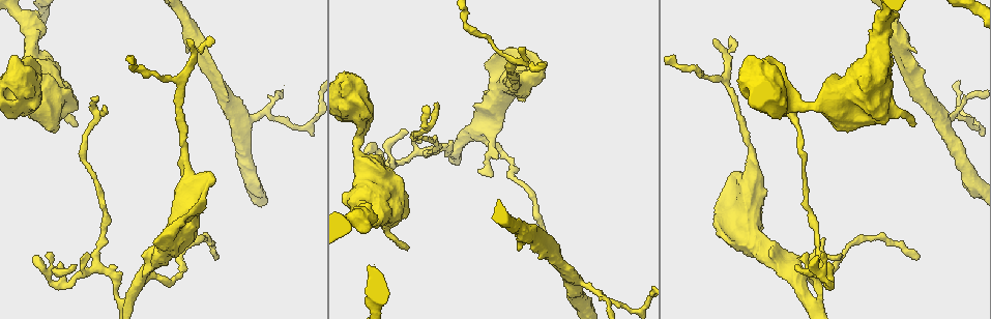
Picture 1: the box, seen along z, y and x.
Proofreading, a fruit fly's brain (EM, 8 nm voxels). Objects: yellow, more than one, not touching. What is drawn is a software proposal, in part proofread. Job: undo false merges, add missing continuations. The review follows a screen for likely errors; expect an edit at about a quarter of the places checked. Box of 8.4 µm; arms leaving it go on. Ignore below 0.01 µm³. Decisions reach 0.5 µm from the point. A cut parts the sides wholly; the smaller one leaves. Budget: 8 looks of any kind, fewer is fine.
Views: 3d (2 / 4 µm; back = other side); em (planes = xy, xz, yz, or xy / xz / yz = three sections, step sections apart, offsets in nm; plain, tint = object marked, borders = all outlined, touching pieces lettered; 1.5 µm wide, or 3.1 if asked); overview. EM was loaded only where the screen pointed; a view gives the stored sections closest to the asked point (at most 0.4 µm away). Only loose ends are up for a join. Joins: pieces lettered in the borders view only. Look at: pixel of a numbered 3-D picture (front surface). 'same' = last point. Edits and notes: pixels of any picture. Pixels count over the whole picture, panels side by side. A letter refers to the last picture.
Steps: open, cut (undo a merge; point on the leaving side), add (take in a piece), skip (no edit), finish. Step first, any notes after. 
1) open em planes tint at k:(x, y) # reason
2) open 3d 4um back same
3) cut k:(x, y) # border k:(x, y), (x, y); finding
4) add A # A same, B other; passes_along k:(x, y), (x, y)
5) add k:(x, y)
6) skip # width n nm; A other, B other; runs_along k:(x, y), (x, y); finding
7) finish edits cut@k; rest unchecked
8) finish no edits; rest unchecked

open em 3.1um planes borders at 1:(715, 40) # free end

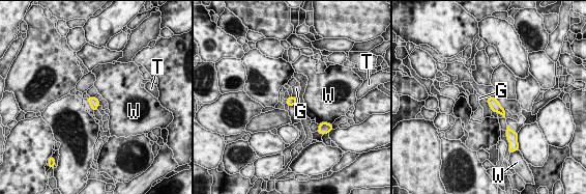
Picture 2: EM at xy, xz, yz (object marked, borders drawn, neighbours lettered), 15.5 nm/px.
add G # width 140 nm; longest_contact G 70 nm; G same, T other, W other; it goes on there

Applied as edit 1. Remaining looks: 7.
open em planes borders at 1:(821, 105)

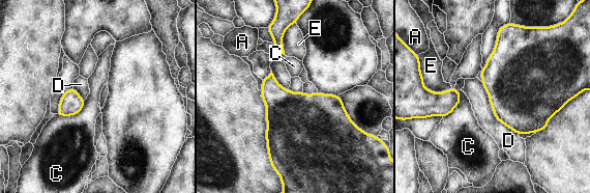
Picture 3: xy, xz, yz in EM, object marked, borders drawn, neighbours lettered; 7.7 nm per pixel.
skip # A other, C other, D other, E other; border 3:(481, 82), (493, 114), (518, 135); all the same neuron

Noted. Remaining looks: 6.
finish edits add@2; rest unchecked

